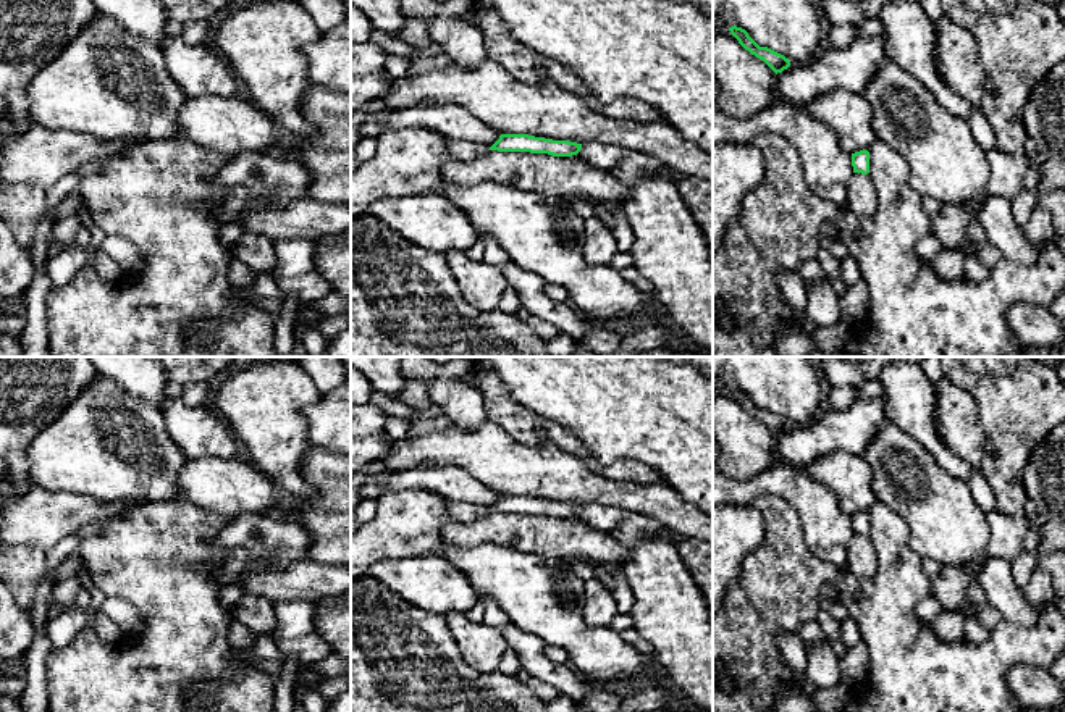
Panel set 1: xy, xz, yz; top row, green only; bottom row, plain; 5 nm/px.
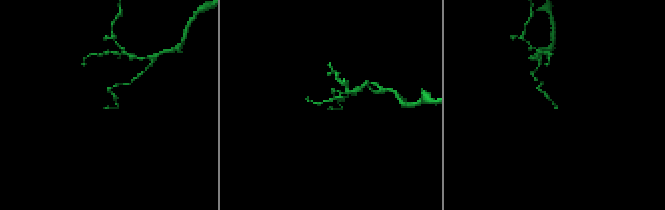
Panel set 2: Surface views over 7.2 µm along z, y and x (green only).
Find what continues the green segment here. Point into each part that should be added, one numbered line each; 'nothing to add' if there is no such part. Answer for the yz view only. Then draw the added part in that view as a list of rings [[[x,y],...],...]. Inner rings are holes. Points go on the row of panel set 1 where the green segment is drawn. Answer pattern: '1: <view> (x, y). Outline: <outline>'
nothing to add

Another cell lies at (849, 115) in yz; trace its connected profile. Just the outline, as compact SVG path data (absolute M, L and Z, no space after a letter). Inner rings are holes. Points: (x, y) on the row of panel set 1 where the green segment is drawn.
M847 90L827 92L806 105L806 110L834 131L839 145L848 153L868 150L878 140L873 129L873 111L861 94Z

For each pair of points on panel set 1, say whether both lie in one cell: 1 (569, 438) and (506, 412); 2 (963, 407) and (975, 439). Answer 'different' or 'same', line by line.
1: same
2: same

